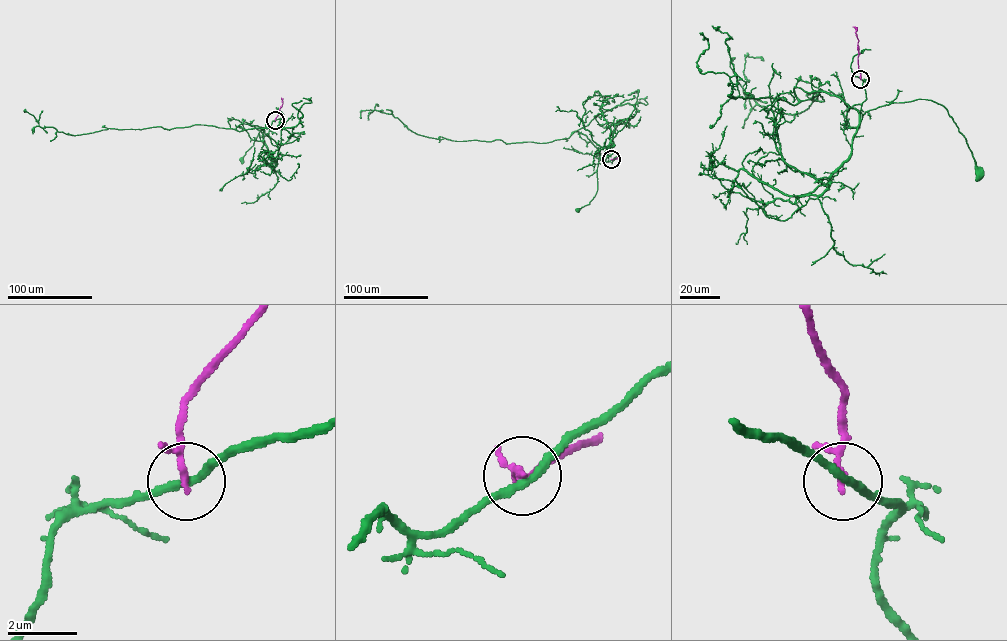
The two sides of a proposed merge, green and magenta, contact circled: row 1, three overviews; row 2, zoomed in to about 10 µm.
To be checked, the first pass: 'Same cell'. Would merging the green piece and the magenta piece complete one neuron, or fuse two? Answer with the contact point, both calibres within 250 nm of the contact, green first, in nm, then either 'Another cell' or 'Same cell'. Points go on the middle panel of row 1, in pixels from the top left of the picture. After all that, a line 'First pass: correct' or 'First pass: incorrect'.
Place: (611, 159). Thickness 240 nm (green) against 150 nm. Another cell
First pass: incorrect

